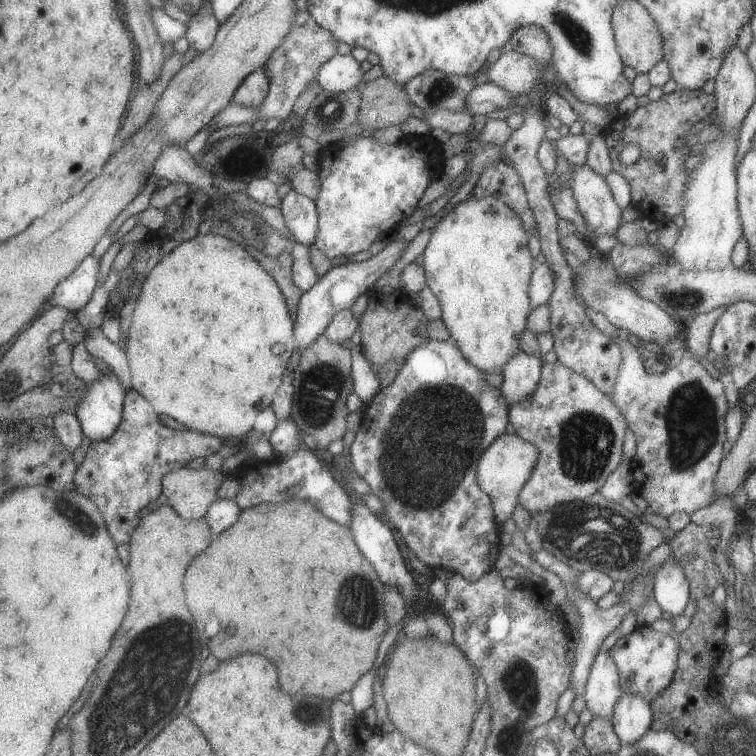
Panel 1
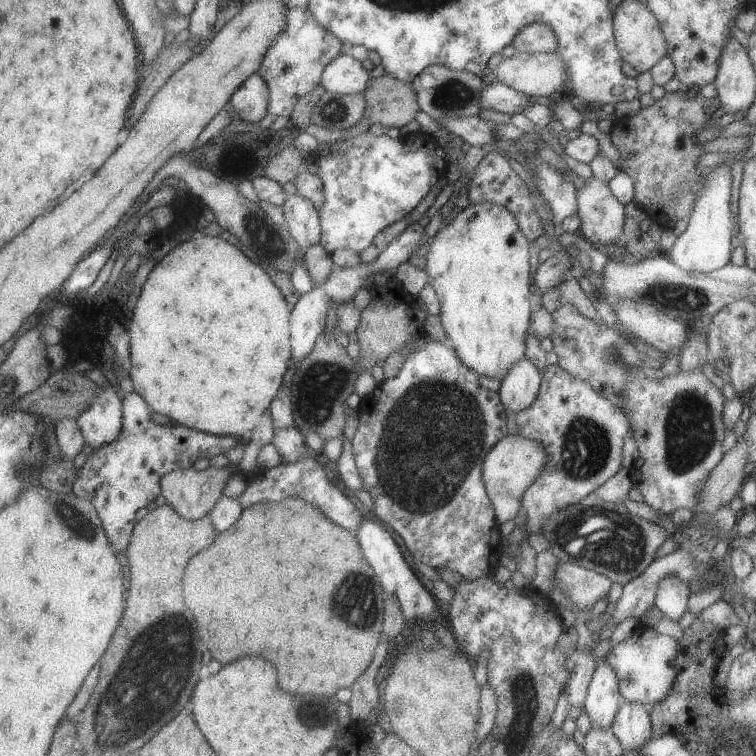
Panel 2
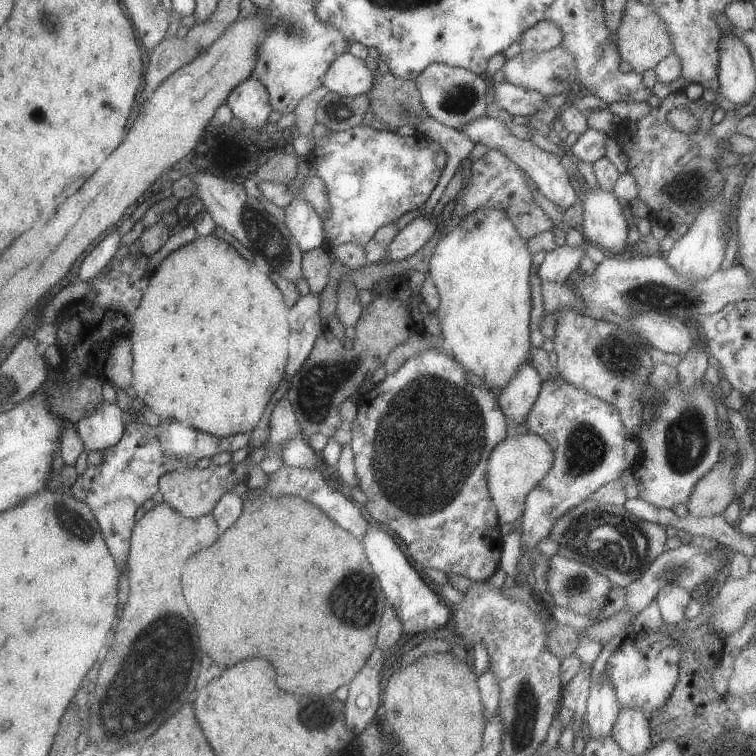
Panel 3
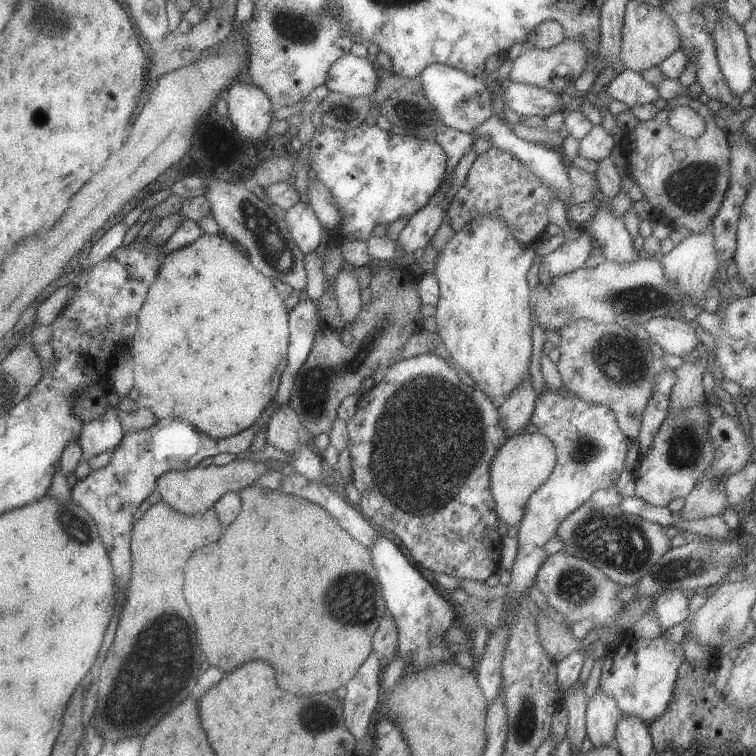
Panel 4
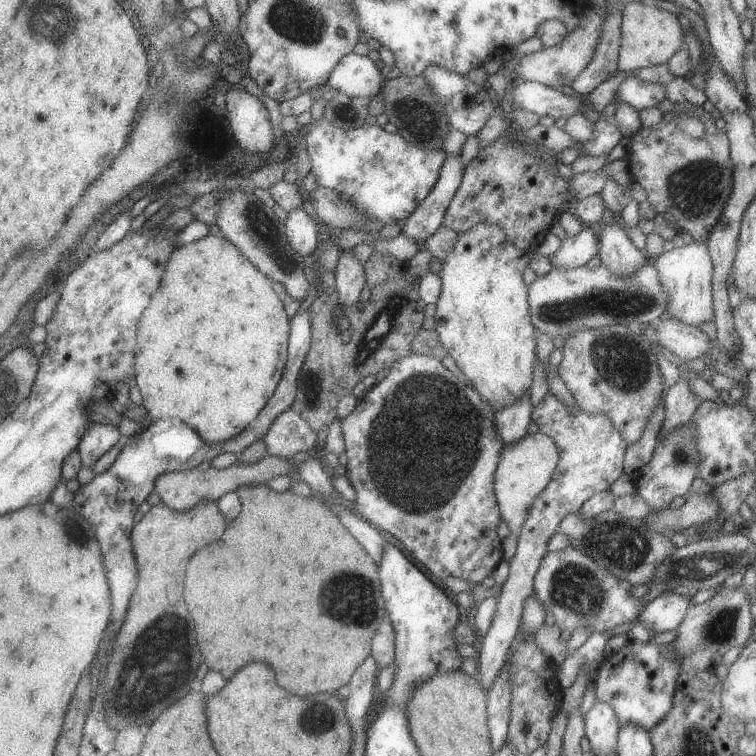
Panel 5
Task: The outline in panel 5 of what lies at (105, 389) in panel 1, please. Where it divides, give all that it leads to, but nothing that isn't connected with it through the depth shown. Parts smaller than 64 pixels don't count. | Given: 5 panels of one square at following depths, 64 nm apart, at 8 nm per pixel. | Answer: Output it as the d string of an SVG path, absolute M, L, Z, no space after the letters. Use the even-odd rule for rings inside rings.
M92 423L78 445L78 452L84 466L91 467L100 456L120 440L120 431L114 424Z

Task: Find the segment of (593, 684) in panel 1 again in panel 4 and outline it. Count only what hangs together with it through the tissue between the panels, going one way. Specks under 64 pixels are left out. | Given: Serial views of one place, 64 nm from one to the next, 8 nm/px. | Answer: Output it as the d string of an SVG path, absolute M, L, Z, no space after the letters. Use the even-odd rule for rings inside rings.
M597 688L587 704L585 718L587 737L594 748L616 748L616 727L622 716L612 694L606 694Z

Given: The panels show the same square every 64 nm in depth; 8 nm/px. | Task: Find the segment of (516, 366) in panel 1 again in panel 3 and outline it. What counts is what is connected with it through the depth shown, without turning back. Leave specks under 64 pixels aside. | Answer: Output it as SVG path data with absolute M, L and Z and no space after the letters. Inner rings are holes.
M529 362L522 364L506 388L498 393L500 408L506 418L515 424L525 424L534 402L538 398L543 380Z

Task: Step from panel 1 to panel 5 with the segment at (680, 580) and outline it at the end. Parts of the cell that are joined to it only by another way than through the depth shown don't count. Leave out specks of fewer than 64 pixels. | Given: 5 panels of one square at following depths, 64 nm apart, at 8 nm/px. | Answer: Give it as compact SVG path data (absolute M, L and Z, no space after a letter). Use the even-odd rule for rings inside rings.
M679 589L661 593L642 609L638 622L654 632L654 635L676 630L682 624L690 605L685 592Z

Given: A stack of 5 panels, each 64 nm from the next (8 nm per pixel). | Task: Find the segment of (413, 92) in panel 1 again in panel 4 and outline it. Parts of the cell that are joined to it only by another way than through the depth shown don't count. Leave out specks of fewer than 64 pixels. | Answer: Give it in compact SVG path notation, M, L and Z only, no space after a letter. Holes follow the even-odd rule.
M434 63L424 68L419 78L431 108L446 126L474 135L474 130L493 115L487 76L475 77L451 66Z

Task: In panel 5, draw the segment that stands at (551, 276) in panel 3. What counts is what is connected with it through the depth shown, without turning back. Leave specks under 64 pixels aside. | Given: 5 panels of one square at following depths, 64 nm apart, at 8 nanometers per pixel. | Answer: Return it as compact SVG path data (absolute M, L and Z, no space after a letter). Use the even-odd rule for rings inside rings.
M586 225L578 234L569 236L561 242L560 248L550 255L551 268L572 270L594 258L599 251L600 234L598 228Z

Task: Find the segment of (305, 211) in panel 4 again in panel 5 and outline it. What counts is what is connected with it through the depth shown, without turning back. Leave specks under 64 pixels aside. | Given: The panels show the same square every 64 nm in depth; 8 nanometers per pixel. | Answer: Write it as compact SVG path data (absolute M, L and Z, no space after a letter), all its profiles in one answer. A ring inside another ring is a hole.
M308 207L289 212L285 231L292 250L296 250L303 256L308 256L318 248L316 220L315 215Z

